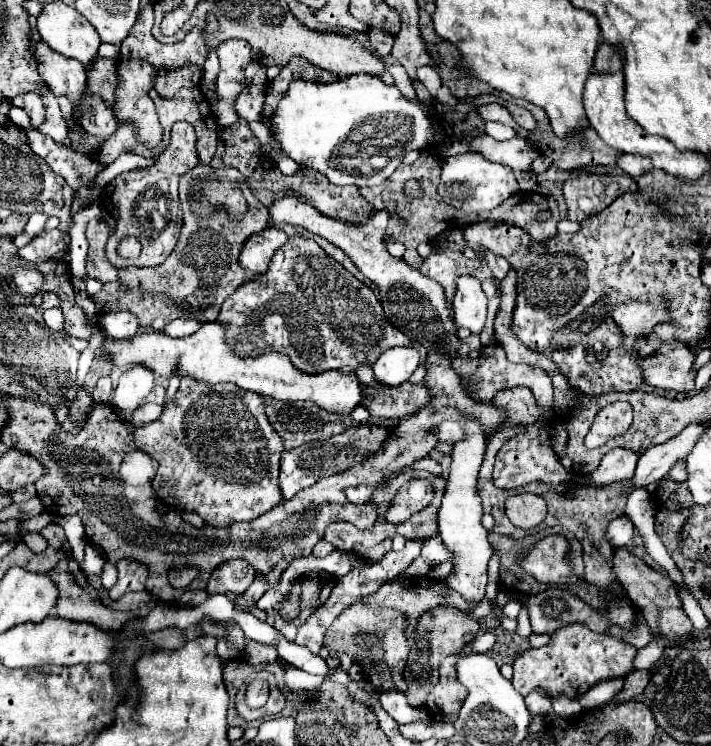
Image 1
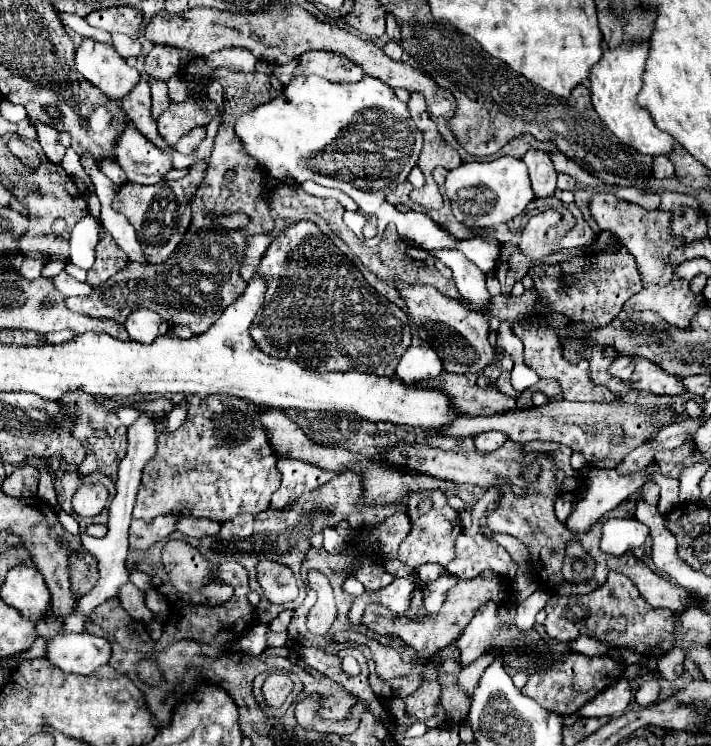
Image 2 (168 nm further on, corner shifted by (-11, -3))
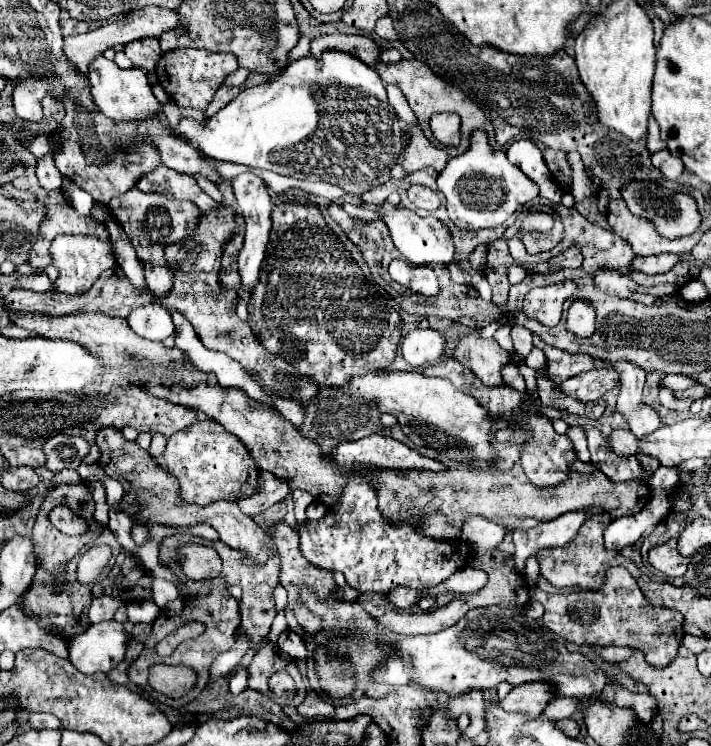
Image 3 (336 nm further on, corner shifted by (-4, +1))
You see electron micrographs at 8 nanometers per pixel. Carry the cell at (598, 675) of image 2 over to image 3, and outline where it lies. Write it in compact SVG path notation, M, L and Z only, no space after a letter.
M530 681L528 685L516 685L504 699L502 707L508 711L522 711L530 717L538 717L544 707L556 697L548 681Z

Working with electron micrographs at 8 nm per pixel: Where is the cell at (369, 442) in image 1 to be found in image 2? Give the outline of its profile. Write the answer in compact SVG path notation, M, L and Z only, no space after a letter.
M279 461L277 469L281 471L281 485L271 497L271 509L283 509L305 491L331 479L331 473L323 473L323 469L315 469L315 465L299 465L299 461Z

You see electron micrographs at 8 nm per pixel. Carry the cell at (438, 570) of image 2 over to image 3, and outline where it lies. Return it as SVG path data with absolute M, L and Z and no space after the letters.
M354 477L328 515L320 521L308 521L300 527L300 551L316 567L340 571L346 583L358 591L386 593L396 585L430 591L454 571L468 563L470 547L456 541L438 541L414 533L412 521L384 519L376 509L374 489L360 477Z

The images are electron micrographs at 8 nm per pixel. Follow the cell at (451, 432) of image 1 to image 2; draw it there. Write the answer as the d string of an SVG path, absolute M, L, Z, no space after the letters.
M487 431L487 433L481 433L481 435L475 437L475 447L481 453L491 453L491 451L499 449L507 439L509 437L501 431Z

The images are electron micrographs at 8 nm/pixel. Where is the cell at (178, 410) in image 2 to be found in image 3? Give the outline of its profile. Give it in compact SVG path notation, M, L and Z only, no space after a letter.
M156 433L151 440L149 454L153 458L159 457L165 450L167 439L164 435Z

